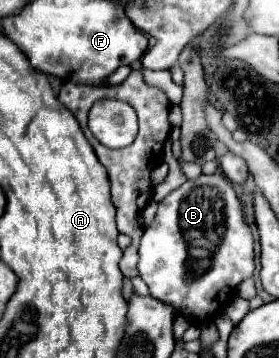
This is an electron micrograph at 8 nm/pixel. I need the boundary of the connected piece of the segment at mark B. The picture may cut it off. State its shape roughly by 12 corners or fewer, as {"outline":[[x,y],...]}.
{"outline":[[222,174],[170,192],[138,270],[156,300],[214,320],[254,274]]}

